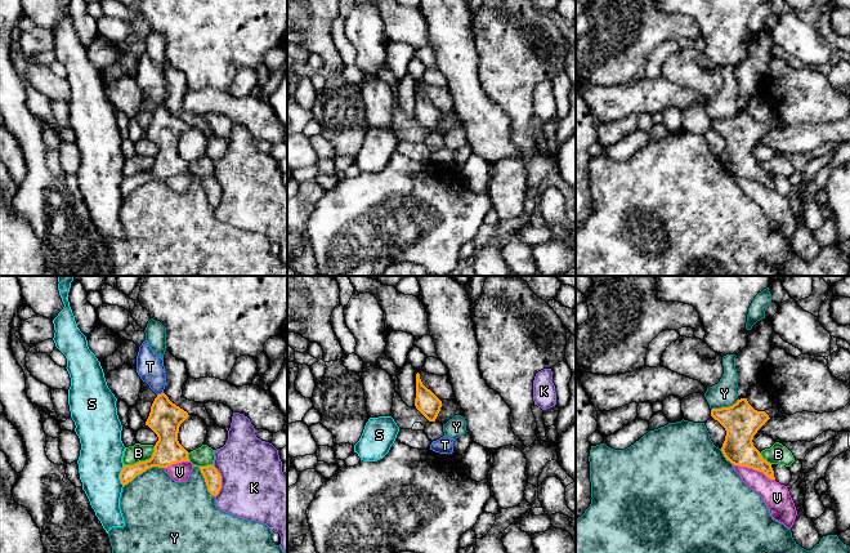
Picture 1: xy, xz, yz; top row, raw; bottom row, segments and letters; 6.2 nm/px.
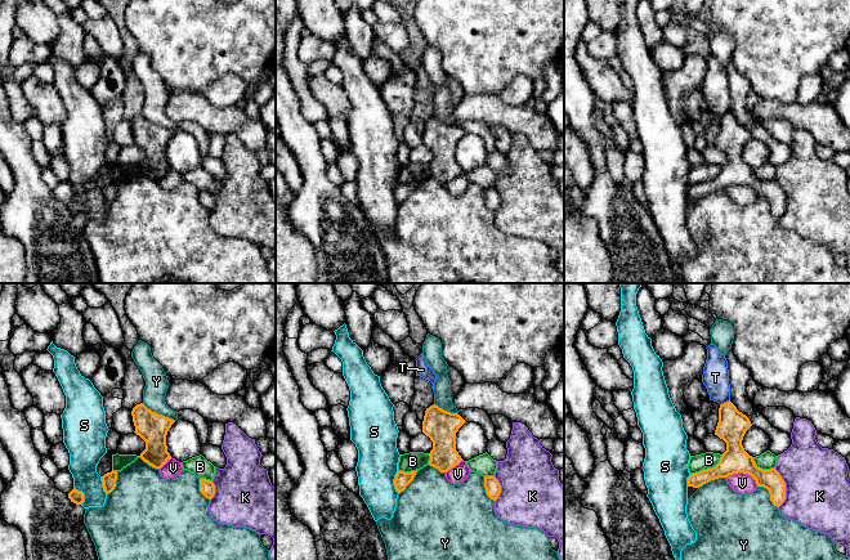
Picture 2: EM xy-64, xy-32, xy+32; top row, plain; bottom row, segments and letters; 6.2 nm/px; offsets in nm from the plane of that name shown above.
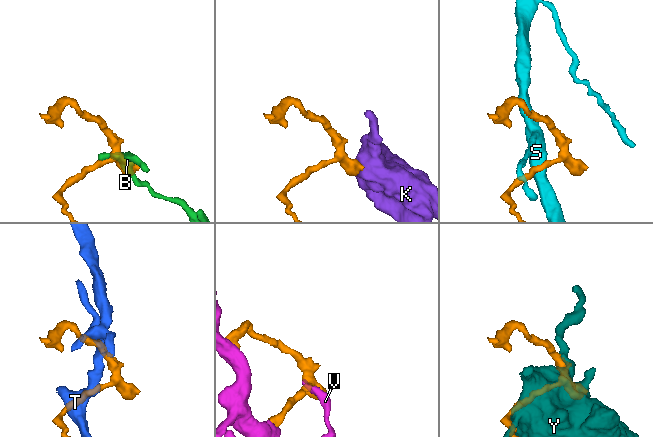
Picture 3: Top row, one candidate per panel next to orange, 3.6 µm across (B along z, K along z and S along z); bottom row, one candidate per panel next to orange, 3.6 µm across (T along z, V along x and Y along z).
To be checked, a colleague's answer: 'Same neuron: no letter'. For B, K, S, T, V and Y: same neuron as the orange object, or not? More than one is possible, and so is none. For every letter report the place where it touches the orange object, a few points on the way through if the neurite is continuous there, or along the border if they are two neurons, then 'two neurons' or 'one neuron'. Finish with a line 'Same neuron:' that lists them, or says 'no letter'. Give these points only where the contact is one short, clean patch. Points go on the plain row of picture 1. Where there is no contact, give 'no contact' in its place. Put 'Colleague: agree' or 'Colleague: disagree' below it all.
B: contact xy (142, 173); two neurons
K: contact xy (220, 192); two neurons
S: contact xy (120, 187); border xy (124, 177), (120, 184), (120, 194), (122, 196); two neurons
T: contact xy (161, 105); border xy (162, 103), (157, 106); two neurons
V: contact yz (754, 179); two neurons
Y: contact xy (143, 182); two neurons
Same neuron: no letter
Colleague: agree

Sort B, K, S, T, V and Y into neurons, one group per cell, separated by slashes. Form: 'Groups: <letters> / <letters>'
Groups: B / K / S / T / V / Y

